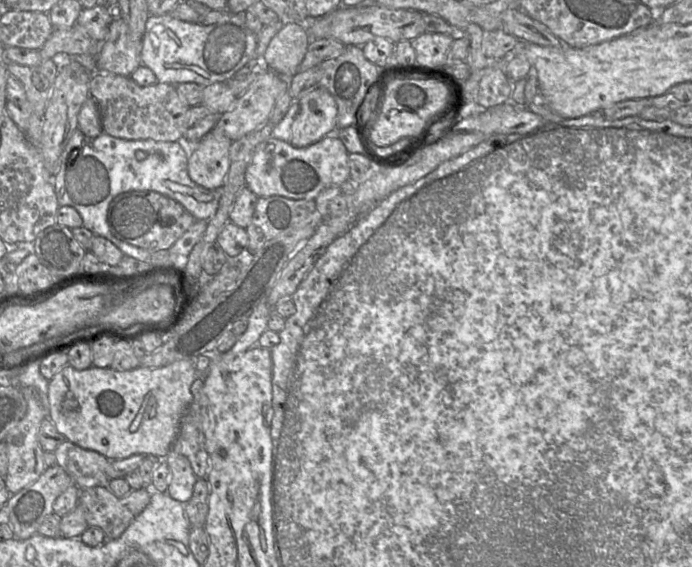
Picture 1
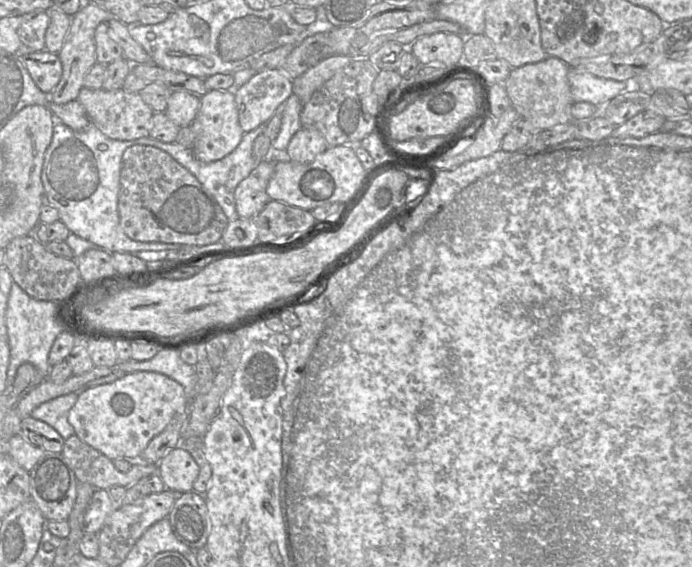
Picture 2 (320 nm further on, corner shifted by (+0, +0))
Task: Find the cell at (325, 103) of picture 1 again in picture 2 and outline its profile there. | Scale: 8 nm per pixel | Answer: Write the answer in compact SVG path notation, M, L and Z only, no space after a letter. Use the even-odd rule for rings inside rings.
M301 127L291 138L286 153L292 162L310 163L327 148L328 144L319 131Z

